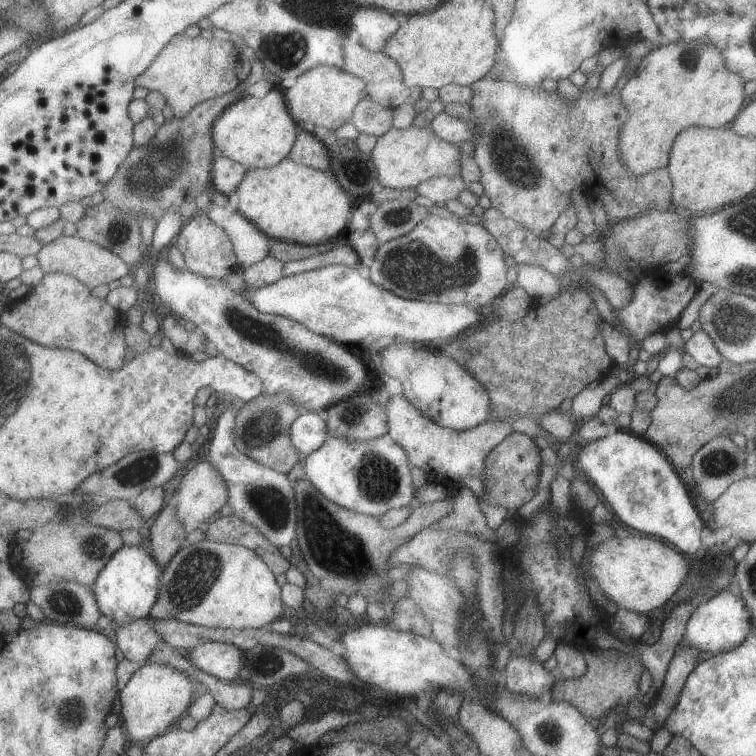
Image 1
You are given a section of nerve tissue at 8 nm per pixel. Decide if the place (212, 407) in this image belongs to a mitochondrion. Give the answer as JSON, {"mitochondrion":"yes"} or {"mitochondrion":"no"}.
{"mitochondrion":"no"}

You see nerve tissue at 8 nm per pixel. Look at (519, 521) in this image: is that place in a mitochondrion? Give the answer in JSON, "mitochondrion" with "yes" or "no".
{"mitochondrion":"no"}

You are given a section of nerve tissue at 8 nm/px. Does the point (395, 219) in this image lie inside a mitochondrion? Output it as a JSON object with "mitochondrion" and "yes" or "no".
{"mitochondrion":"yes"}

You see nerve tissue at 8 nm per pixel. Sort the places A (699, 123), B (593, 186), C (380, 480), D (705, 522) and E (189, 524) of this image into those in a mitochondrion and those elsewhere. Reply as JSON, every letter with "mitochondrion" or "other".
{"A":"other","B":"other","C":"mitochondrion","D":"other","E":"other"}

